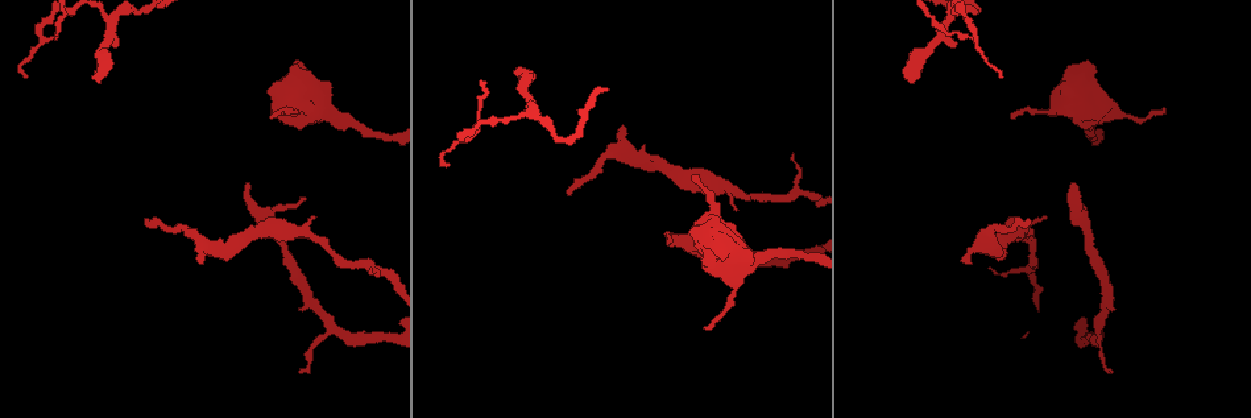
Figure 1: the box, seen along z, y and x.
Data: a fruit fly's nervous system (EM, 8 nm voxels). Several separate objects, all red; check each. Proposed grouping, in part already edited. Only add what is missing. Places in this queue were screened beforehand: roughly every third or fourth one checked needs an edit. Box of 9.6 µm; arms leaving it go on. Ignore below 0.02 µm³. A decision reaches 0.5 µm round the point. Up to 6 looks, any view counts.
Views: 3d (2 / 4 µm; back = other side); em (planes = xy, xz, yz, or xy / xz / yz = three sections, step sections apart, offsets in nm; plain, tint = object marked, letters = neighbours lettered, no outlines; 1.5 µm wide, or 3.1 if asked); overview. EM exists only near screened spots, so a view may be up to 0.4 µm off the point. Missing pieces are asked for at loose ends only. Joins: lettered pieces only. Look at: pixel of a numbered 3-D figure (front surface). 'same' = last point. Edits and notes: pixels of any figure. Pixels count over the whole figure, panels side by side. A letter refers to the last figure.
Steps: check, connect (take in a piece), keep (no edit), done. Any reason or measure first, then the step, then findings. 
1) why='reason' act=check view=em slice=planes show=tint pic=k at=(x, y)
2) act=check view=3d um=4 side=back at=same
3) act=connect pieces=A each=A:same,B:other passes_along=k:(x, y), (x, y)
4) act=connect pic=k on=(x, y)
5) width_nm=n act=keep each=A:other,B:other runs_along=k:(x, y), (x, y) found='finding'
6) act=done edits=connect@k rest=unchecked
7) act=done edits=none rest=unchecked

why='thin end' act=check view=em slice=xz step=4 show=letters pic=1 at=(705, 328)

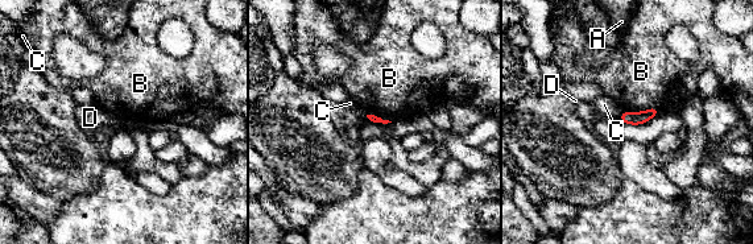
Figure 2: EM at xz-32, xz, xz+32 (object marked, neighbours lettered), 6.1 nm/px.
act=check view=em slice=planes show=letters at=same

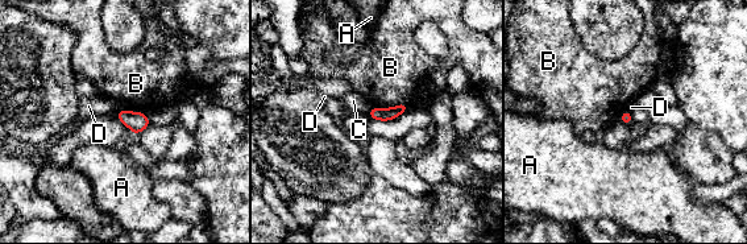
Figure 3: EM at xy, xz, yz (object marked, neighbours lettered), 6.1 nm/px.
width_nm=70 act=keep each=A:other,B:other,C:other,D:other border=3:(121, 108), (115, 114) found='none of them fits'

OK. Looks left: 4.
why='branch stops here' act=check view=em slice=planes show=letters pic=1 at=(145, 221)

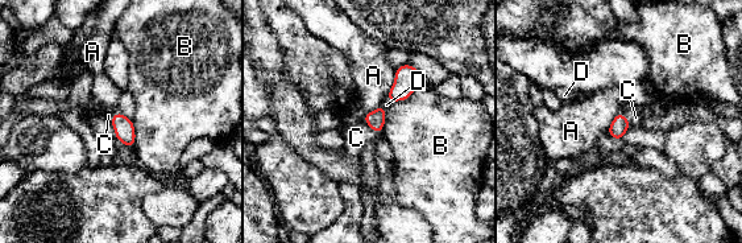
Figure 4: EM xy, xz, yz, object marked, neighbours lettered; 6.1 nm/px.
longest_contact=B:260nm act=connect pieces=C each=A:other,B:other,C:same,D:other passes_along=4:(374, 119), (370, 127), (356, 138) found='the neuron continues'

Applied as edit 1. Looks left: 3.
why='an open end' act=check view=3d um=4 side=back pic=1 at=(314, 217)

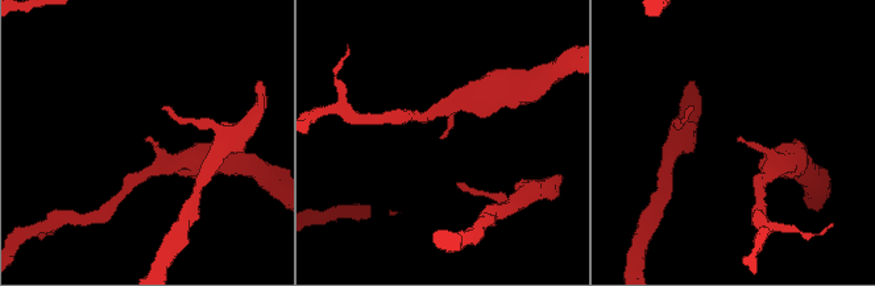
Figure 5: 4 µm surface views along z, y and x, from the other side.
why='need the tissue' act=check view=em slice=planes show=letters pic=5 at=(739, 140)

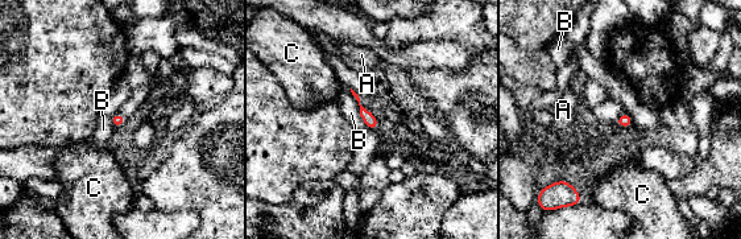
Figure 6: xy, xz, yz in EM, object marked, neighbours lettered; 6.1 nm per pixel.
act=keep each=A:other,B:other,C:other border=6:(350, 89), (367, 126) found='none of them fits'

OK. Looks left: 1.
act=done edits=connect@4 rest=unchecked

